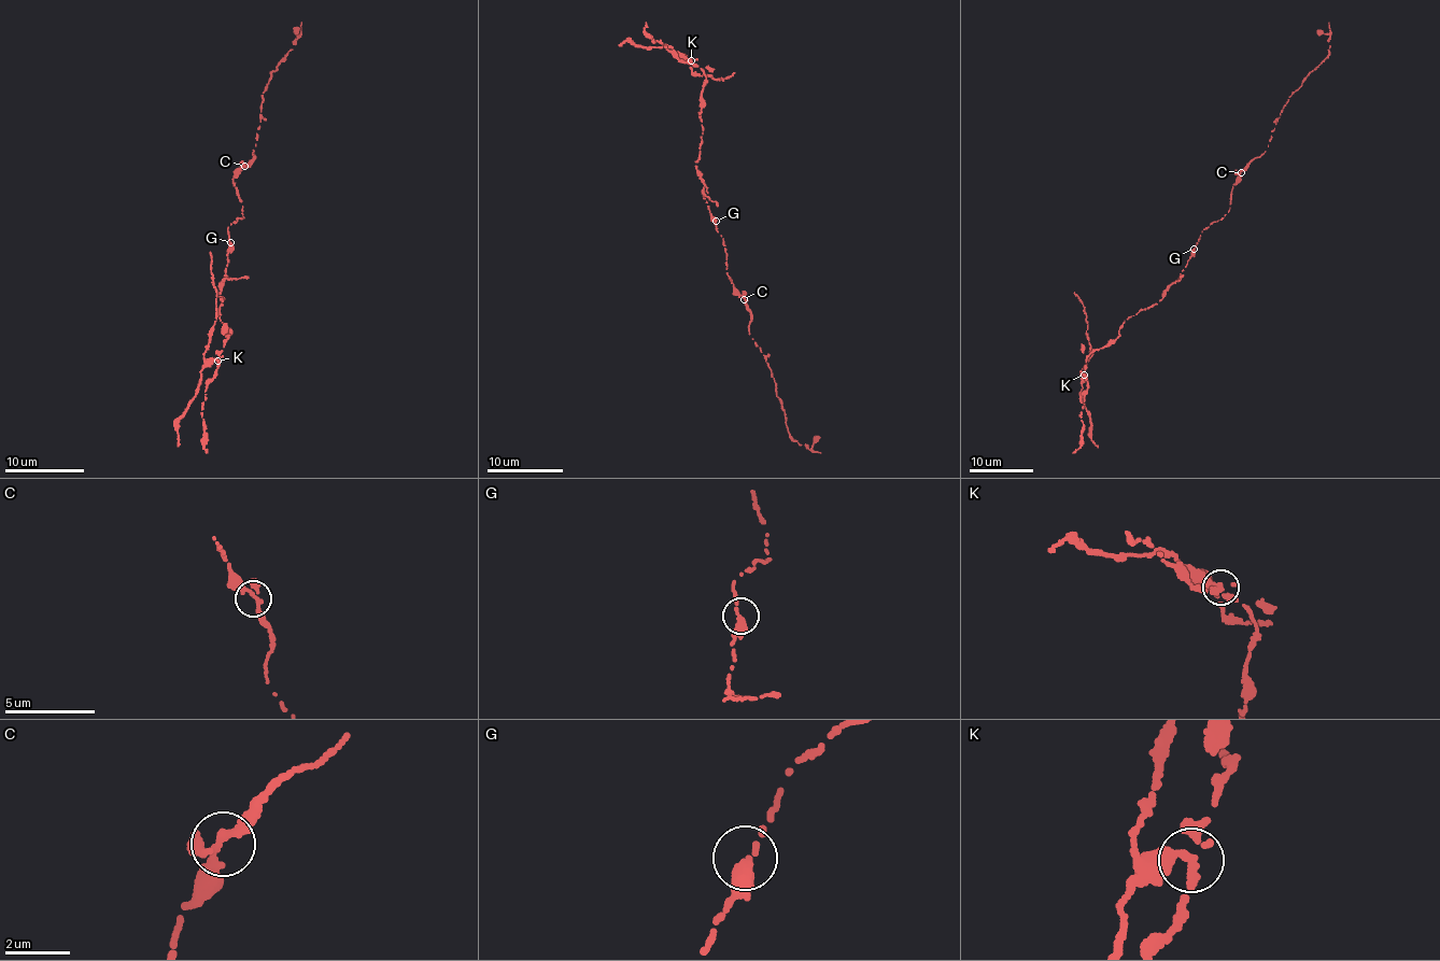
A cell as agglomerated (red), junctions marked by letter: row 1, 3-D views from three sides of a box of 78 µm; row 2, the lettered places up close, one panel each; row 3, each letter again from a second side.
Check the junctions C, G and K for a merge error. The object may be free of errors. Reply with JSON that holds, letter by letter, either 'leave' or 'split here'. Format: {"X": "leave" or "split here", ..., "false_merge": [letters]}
{"C": "leave", "G": "leave", "K": "split here", "false_merge": ["K"]}

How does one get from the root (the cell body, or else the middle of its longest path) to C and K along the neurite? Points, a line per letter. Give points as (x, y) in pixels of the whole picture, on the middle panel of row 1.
C: (714, 221), (725, 245), (726, 274), (744, 299)
K: (714, 221), (703, 196), (704, 184), (695, 165), (703, 133), (697, 112), (706, 76), (703, 70), (690, 60)

